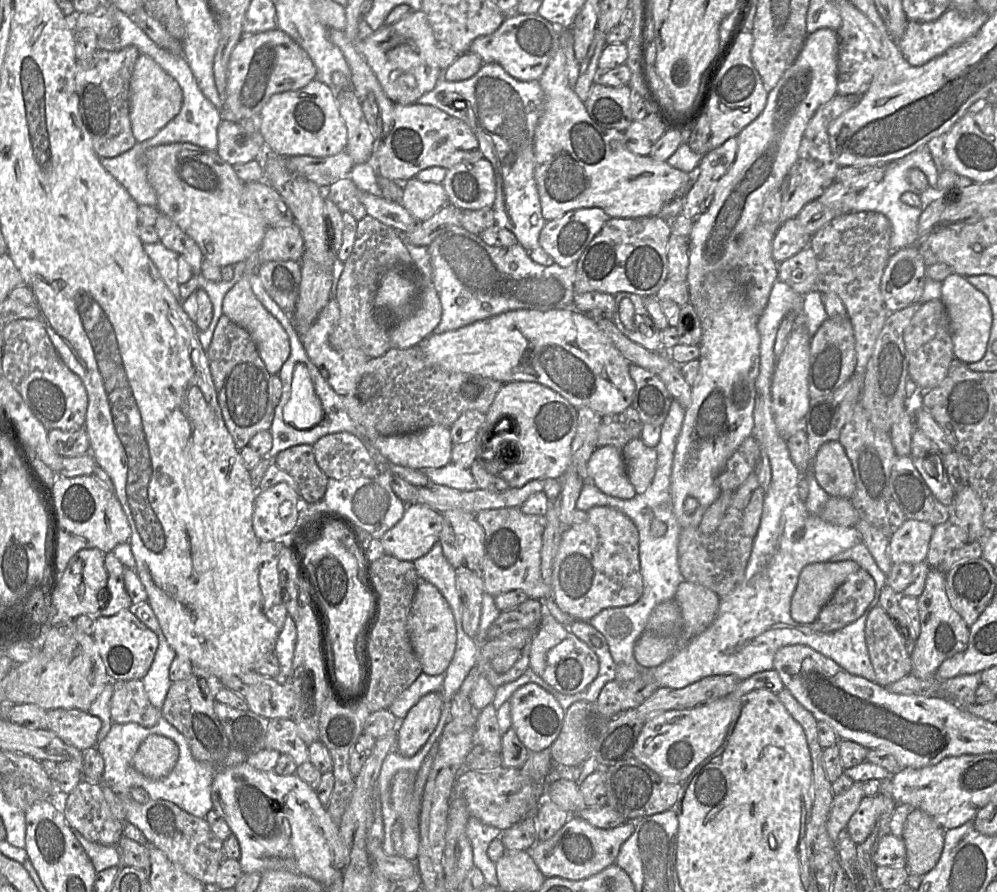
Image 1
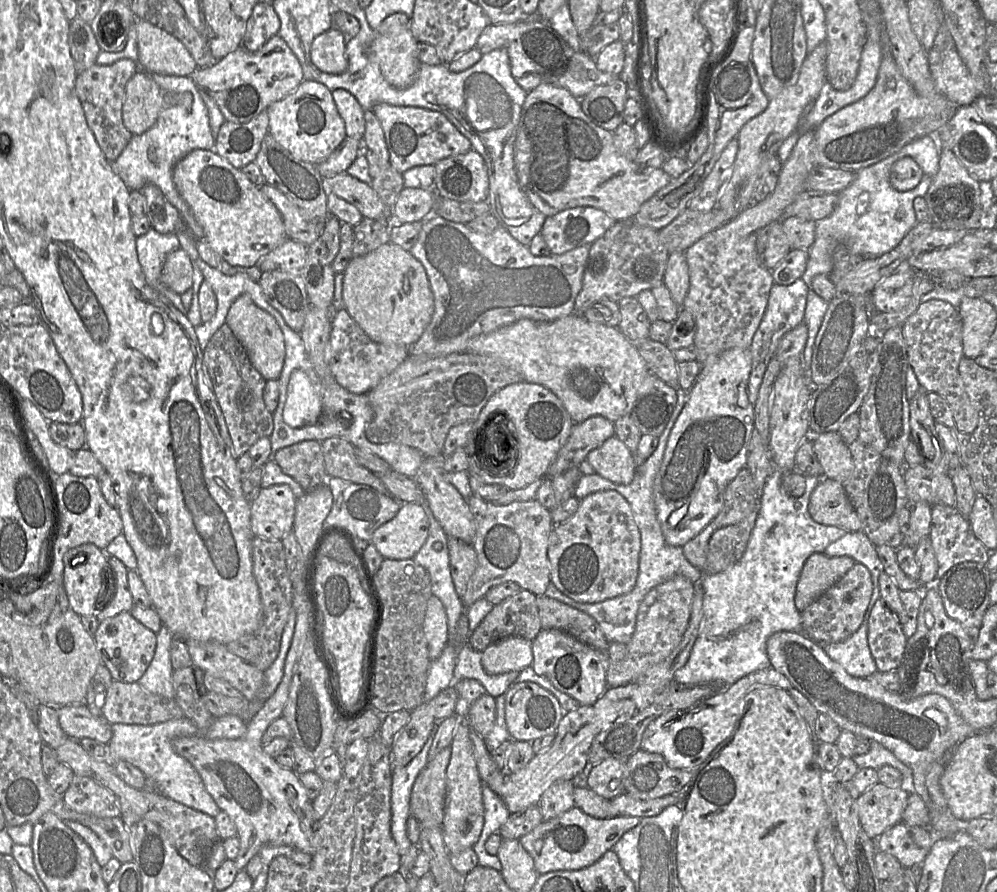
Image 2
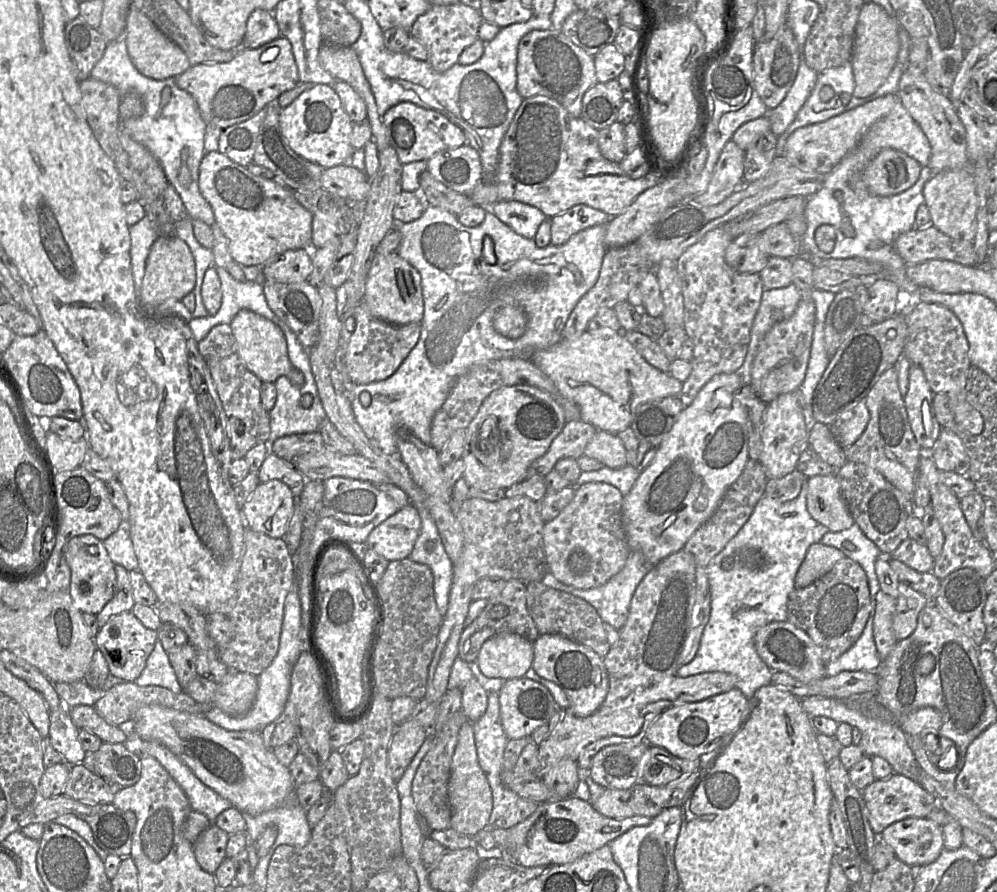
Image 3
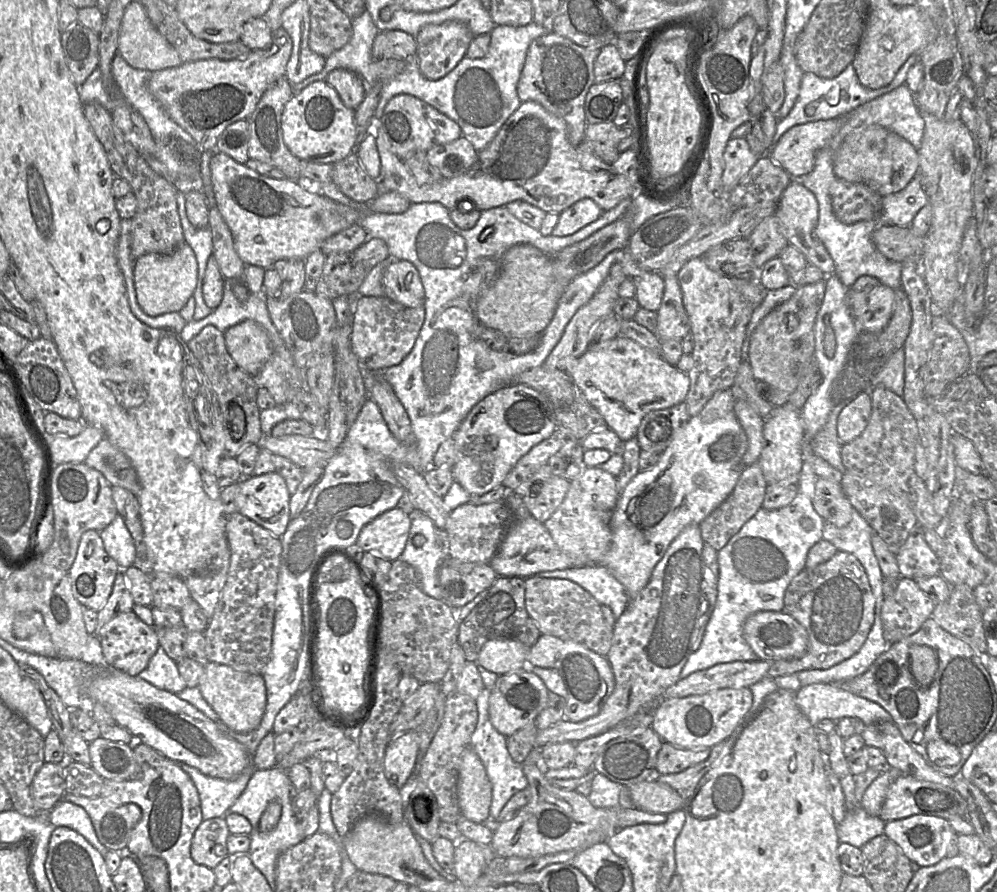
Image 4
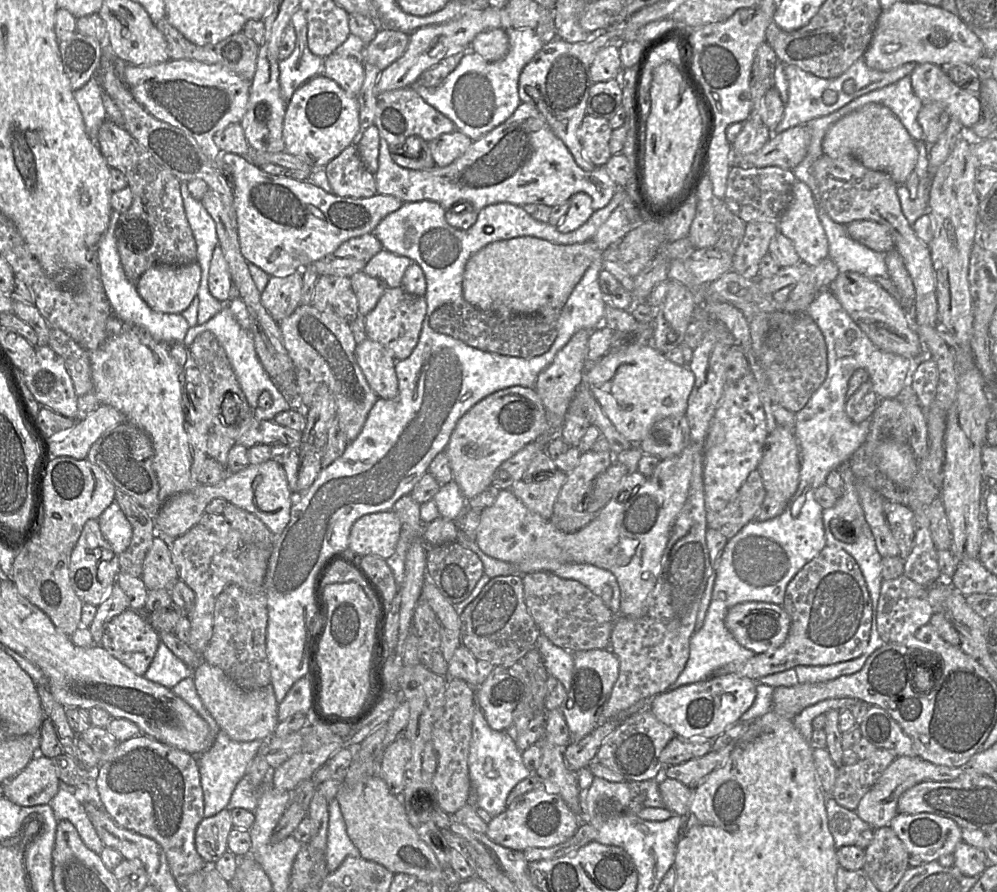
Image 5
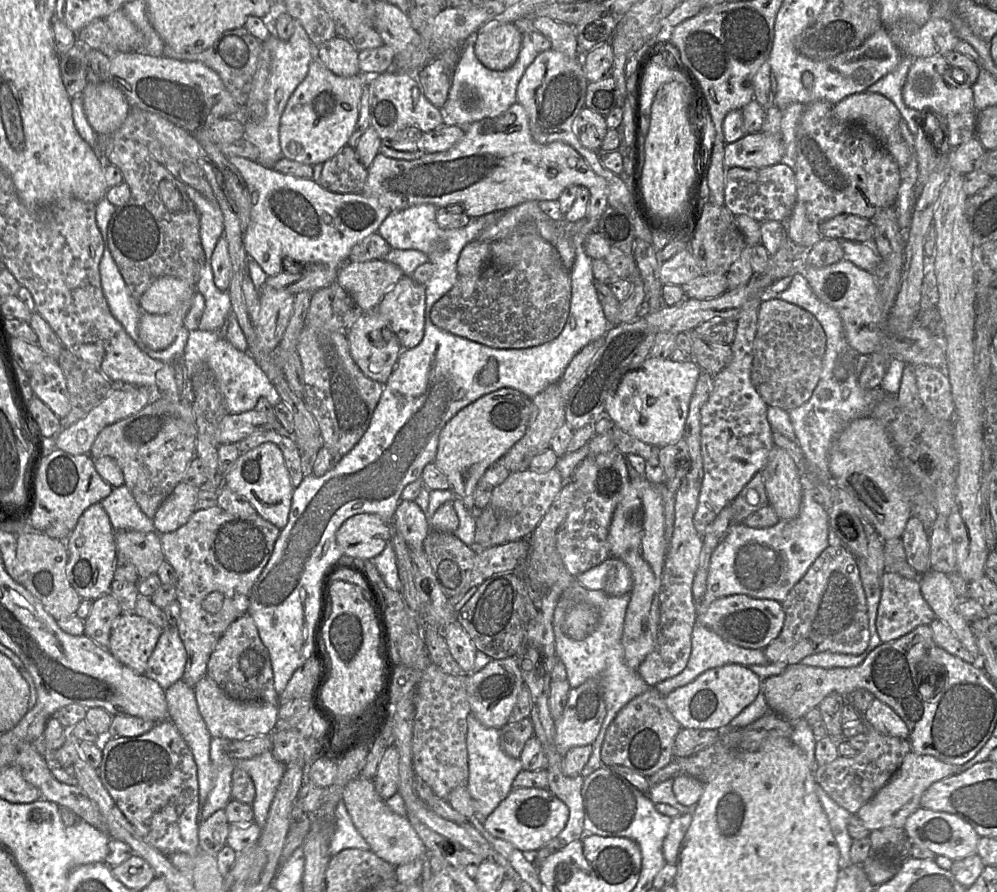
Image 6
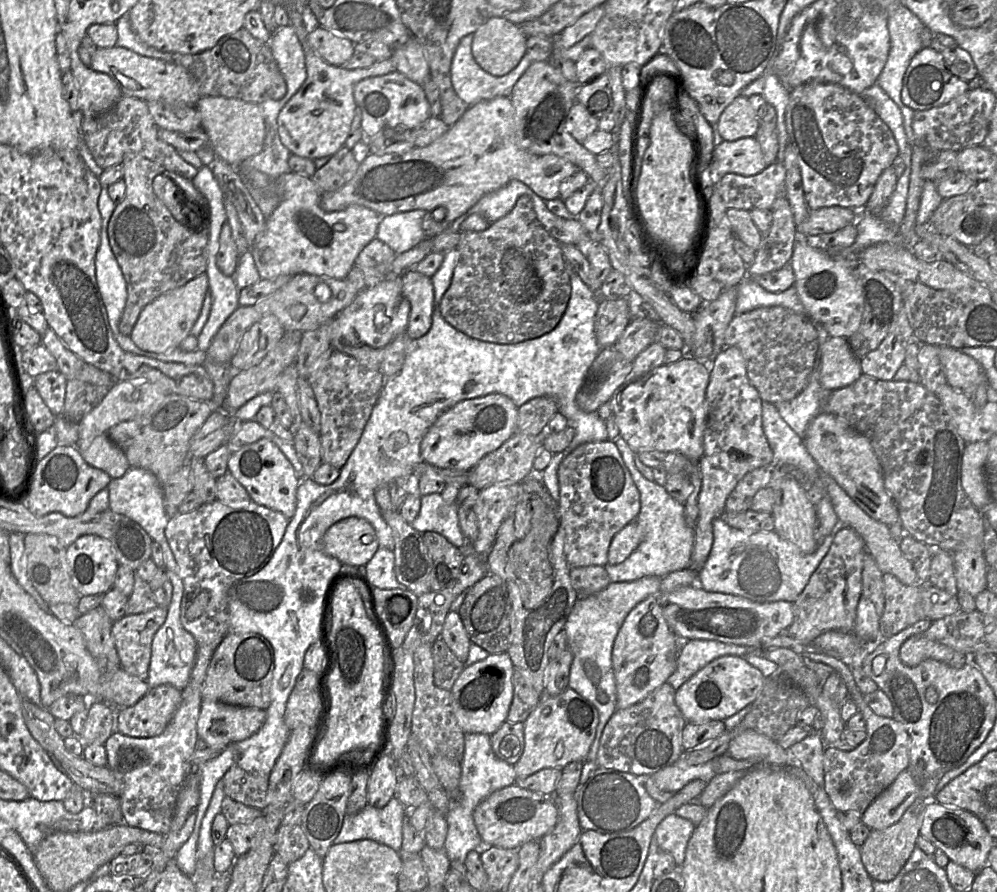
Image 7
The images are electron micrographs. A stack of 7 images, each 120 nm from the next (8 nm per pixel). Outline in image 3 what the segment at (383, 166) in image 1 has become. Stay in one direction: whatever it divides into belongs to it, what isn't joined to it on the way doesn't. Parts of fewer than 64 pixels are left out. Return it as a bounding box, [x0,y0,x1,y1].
[382,102,467,165]

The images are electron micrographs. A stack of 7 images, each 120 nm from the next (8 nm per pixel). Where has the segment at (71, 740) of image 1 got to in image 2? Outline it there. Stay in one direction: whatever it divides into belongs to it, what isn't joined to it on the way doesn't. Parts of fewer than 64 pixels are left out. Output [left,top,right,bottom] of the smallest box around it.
[57,703,111,744]

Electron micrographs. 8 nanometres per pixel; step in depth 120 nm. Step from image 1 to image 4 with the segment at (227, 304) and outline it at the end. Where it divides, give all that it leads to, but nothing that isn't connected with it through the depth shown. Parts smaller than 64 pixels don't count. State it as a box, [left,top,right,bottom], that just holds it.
[224,320,273,377]

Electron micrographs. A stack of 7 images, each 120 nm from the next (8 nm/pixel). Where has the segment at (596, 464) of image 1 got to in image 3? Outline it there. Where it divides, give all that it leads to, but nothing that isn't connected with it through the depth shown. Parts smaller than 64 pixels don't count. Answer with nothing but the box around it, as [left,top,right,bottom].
[583,430,627,469]

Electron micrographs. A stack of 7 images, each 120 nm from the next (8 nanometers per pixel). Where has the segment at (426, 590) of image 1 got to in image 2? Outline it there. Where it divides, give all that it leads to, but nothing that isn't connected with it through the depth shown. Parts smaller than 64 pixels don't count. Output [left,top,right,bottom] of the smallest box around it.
[423,595,449,661]

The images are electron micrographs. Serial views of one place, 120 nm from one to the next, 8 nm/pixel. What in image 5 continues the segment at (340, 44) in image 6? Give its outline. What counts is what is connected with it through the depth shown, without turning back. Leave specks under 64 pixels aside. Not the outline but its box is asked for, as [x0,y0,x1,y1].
[322,53,364,96]

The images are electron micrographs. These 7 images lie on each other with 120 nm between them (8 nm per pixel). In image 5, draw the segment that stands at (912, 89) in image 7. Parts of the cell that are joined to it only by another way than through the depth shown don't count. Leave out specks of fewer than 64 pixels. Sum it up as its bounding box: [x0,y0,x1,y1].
[910,63,981,132]

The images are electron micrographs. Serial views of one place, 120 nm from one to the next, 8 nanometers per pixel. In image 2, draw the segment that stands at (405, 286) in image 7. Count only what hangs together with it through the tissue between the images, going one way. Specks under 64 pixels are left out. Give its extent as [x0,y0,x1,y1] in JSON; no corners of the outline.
[329,308,409,394]

